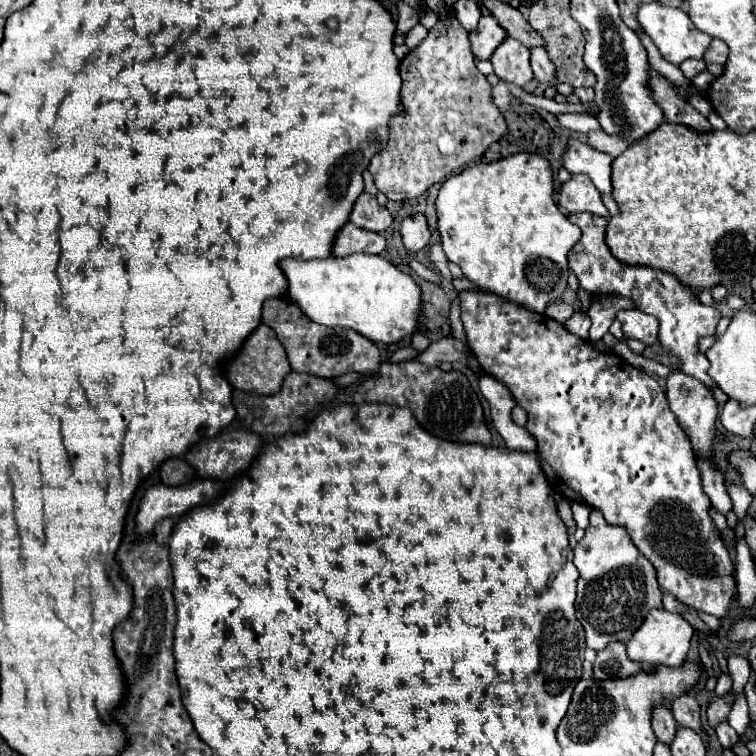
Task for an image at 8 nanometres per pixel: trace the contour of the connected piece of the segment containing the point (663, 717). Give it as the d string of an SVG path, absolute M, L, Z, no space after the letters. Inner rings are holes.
M656 705L652 709L652 729L654 729L658 741L662 741L662 743L670 743L674 739L676 721L674 721L670 709L666 709L664 705Z

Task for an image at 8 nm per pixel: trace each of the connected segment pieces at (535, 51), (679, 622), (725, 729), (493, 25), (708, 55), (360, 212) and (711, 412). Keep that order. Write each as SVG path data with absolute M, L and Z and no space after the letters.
M532 47L530 49L530 63L534 71L534 79L542 85L548 85L554 81L554 65L548 59L544 47Z
M658 609L654 613L650 613L650 617L646 617L646 621L640 625L640 629L626 643L628 657L630 657L630 661L636 661L636 663L680 667L688 657L692 635L694 635L694 629L682 615Z
M720 723L716 727L716 735L718 735L718 741L722 747L734 747L738 743L738 733L728 725L728 723Z
M482 15L478 27L470 33L470 43L472 43L472 53L478 59L488 59L494 49L504 41L506 31L496 23L492 15Z
M712 39L712 43L704 53L704 61L724 65L728 61L728 45L724 45L720 39Z
M362 193L350 213L350 221L362 229L368 229L368 231L376 231L376 233L382 233L386 231L390 225L392 225L392 215L386 207L382 207L374 195L370 193Z
M674 371L668 379L666 379L666 395L670 401L670 409L678 419L678 425L682 427L682 431L688 435L692 449L704 457L704 459L714 459L714 443L716 443L716 419L718 419L718 403L712 397L712 393L706 389L704 383Z

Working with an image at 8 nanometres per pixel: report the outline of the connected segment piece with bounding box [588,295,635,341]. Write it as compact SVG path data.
M600 295L594 299L588 315L592 319L592 327L590 327L590 339L592 341L600 341L606 333L608 327L614 319L614 315L618 311L635 308L632 301L626 301L620 295Z

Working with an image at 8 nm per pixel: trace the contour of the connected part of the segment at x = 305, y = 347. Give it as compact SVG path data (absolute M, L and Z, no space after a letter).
M286 297L268 299L264 303L262 311L264 311L262 321L276 331L278 341L284 345L284 349L288 353L292 371L330 379L330 377L344 375L348 371L372 373L372 369L380 367L380 363L382 363L380 351L372 341L368 341L360 333L354 333L354 329L326 329L326 327L310 321L302 313L302 309Z

